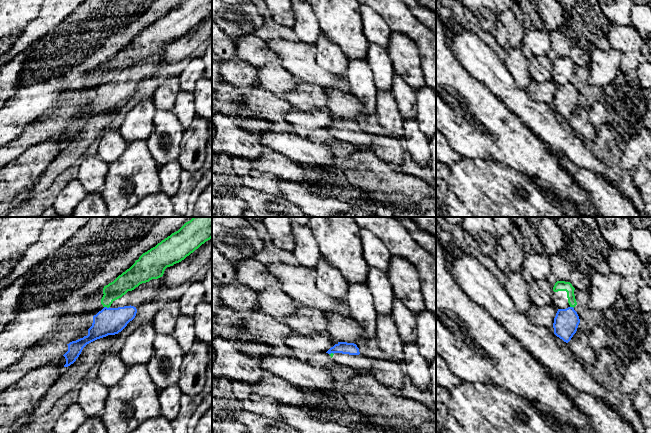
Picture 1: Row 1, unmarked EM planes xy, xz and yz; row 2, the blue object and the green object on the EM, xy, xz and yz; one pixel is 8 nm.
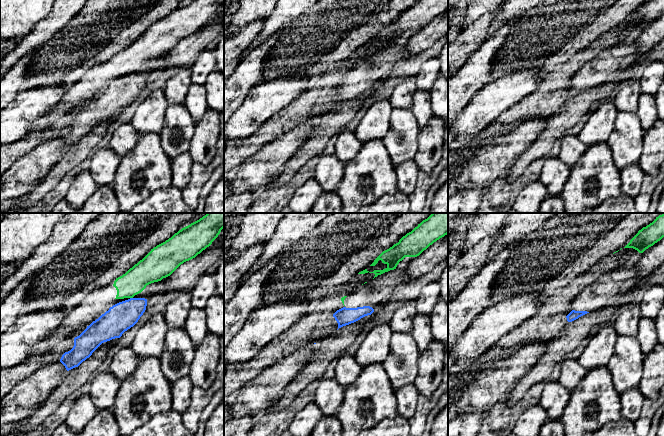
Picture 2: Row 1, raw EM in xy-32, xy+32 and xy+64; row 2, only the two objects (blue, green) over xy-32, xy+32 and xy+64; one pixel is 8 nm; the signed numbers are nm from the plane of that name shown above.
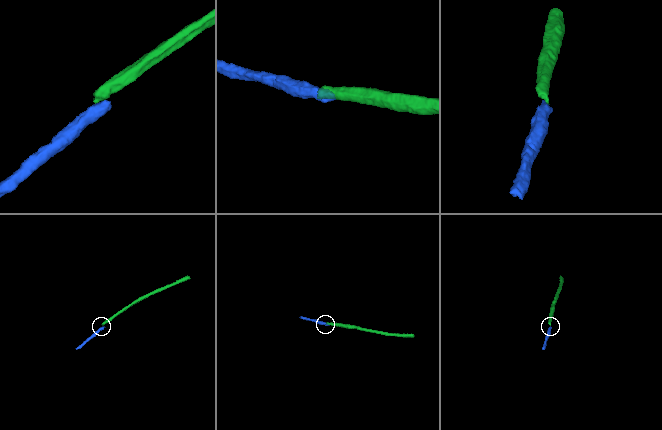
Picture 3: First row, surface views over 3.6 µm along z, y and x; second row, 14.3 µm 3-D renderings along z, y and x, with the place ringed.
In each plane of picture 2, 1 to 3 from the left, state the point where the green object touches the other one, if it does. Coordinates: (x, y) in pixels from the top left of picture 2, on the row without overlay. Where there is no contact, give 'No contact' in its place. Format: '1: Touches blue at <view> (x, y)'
1: Touches blue at xy-32 (131, 74)
2: No contact
3: No contact

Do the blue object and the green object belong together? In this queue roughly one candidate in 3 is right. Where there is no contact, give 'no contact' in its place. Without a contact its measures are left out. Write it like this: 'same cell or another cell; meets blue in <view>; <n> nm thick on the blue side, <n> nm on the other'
another cell; meets blue in xy; 220 nm thick on the blue side, 150 nm on the other

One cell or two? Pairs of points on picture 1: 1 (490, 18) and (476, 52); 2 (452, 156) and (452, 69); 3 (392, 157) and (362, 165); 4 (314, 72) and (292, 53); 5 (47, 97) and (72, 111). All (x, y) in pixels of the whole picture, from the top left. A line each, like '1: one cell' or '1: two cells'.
1: two cells
2: two cells
3: two cells
4: one cell
5: two cells

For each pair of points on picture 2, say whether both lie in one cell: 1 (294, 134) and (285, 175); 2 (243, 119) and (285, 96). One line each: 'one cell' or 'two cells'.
1: two cells
2: one cell

